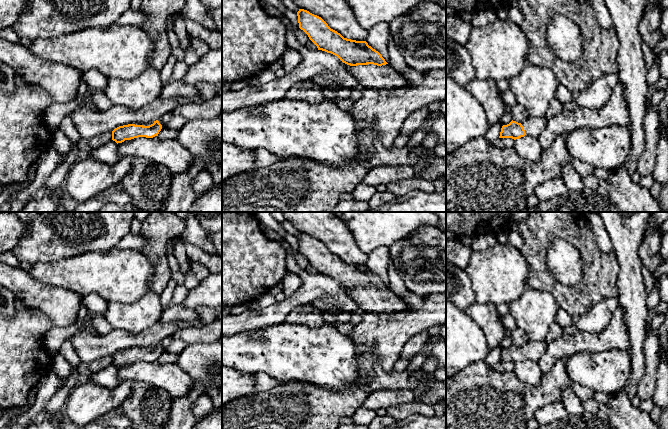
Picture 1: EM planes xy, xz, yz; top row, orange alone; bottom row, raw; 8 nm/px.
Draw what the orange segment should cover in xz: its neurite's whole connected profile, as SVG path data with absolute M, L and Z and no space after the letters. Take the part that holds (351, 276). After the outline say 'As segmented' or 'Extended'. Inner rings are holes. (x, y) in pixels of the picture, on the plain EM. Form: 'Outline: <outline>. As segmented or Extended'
Outline: M299 233L297 240L299 252L308 259L318 274L331 277L350 289L347 295L364 312L388 315L408 309L409 306L366 265L344 262L321 241L307 234Z. Extended

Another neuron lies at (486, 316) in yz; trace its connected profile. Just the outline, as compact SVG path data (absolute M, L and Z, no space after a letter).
M474 302L466 310L466 313L482 330L488 349L494 349L500 345L505 337L505 327L501 321L497 306L491 303Z

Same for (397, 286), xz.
M392 262L388 266L388 276L389 276L388 287L394 294L396 294L397 296L401 296L401 295L410 293L410 291L407 289L403 280L400 278L398 273L395 271L395 268Z

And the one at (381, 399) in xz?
M385 388L371 392L361 407L377 411L395 404L410 403L418 400L418 395L411 388Z

